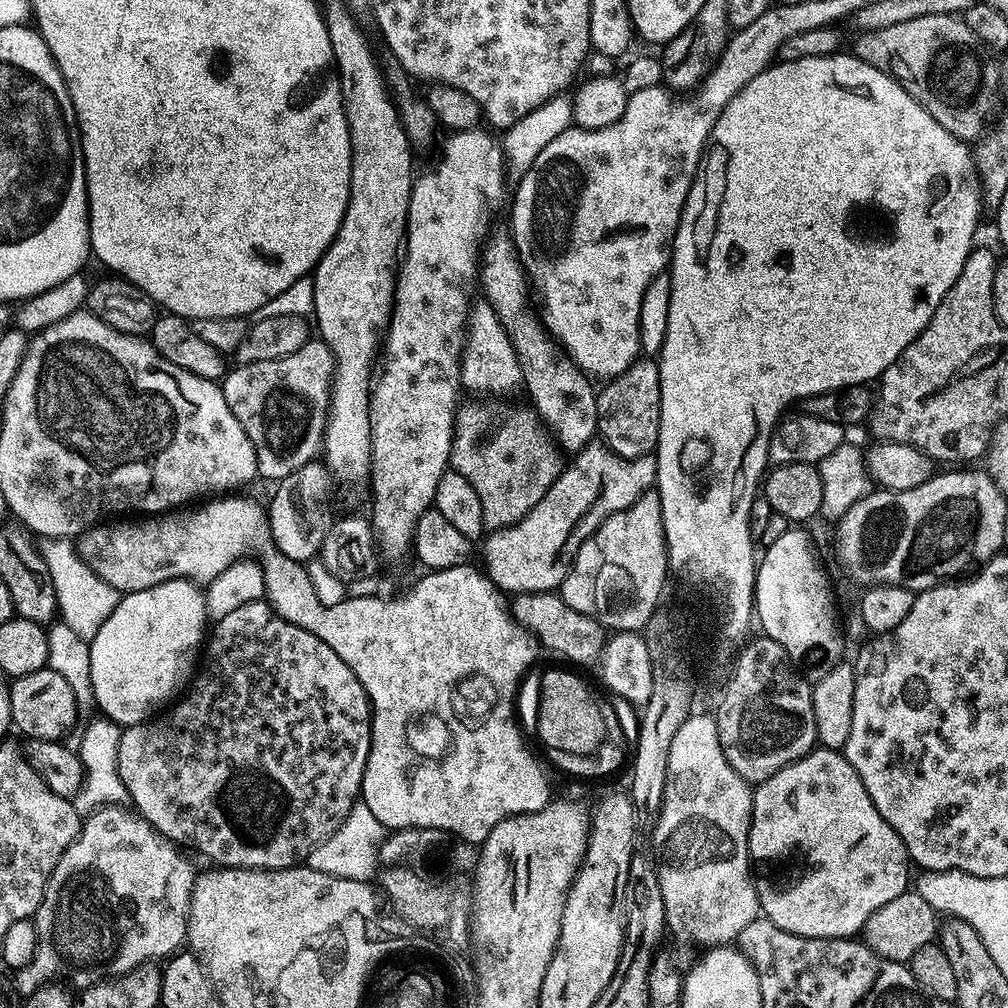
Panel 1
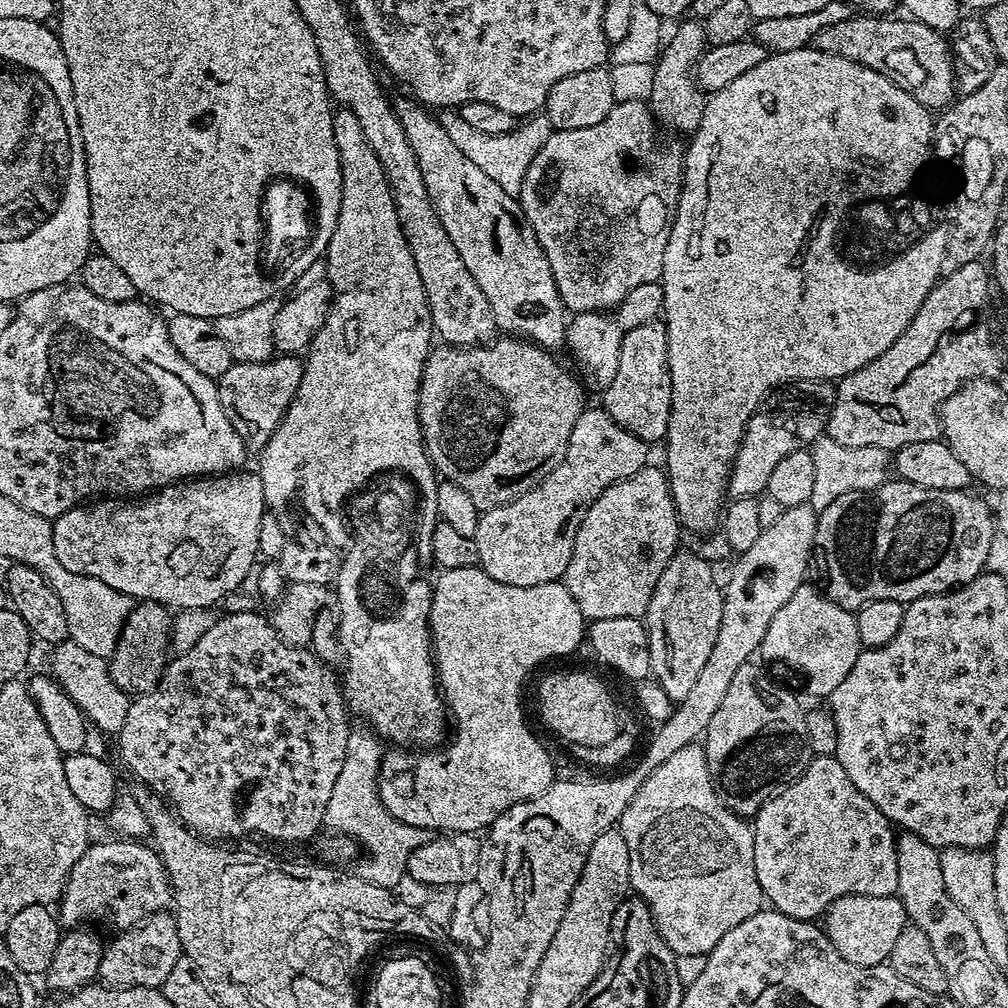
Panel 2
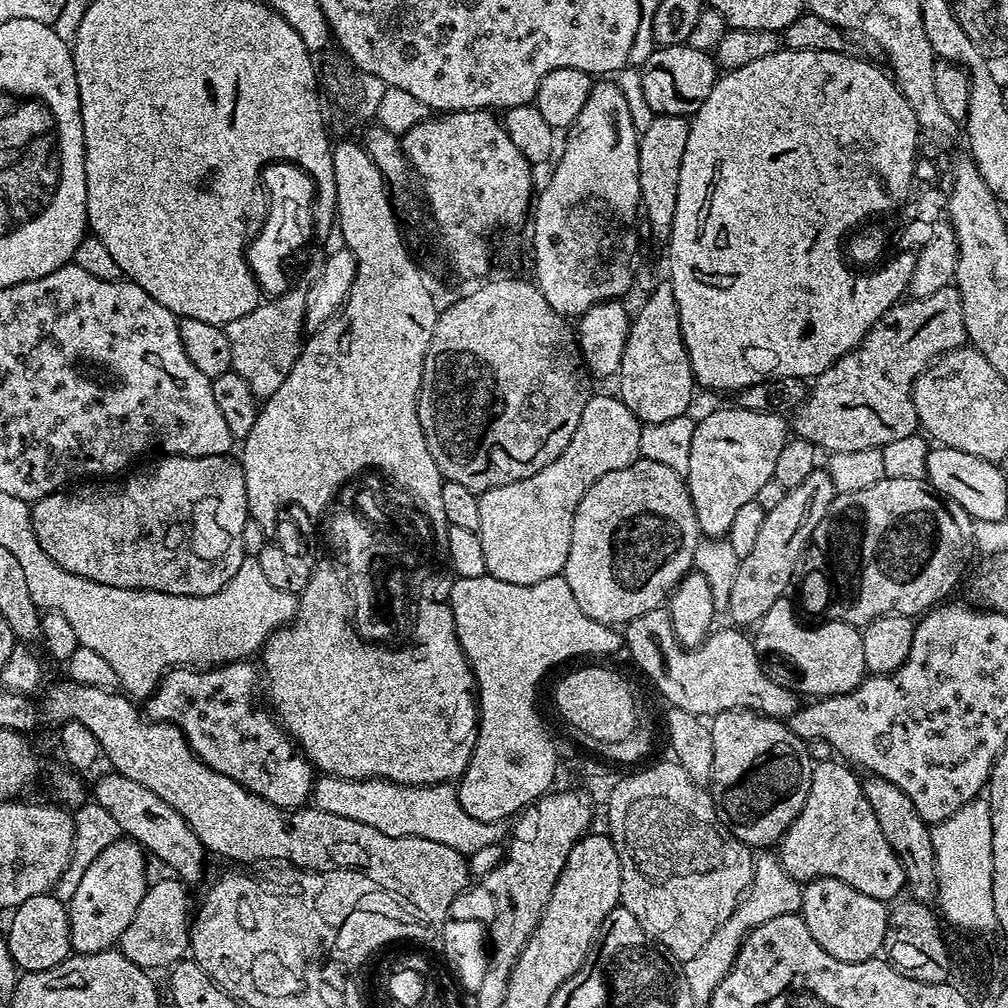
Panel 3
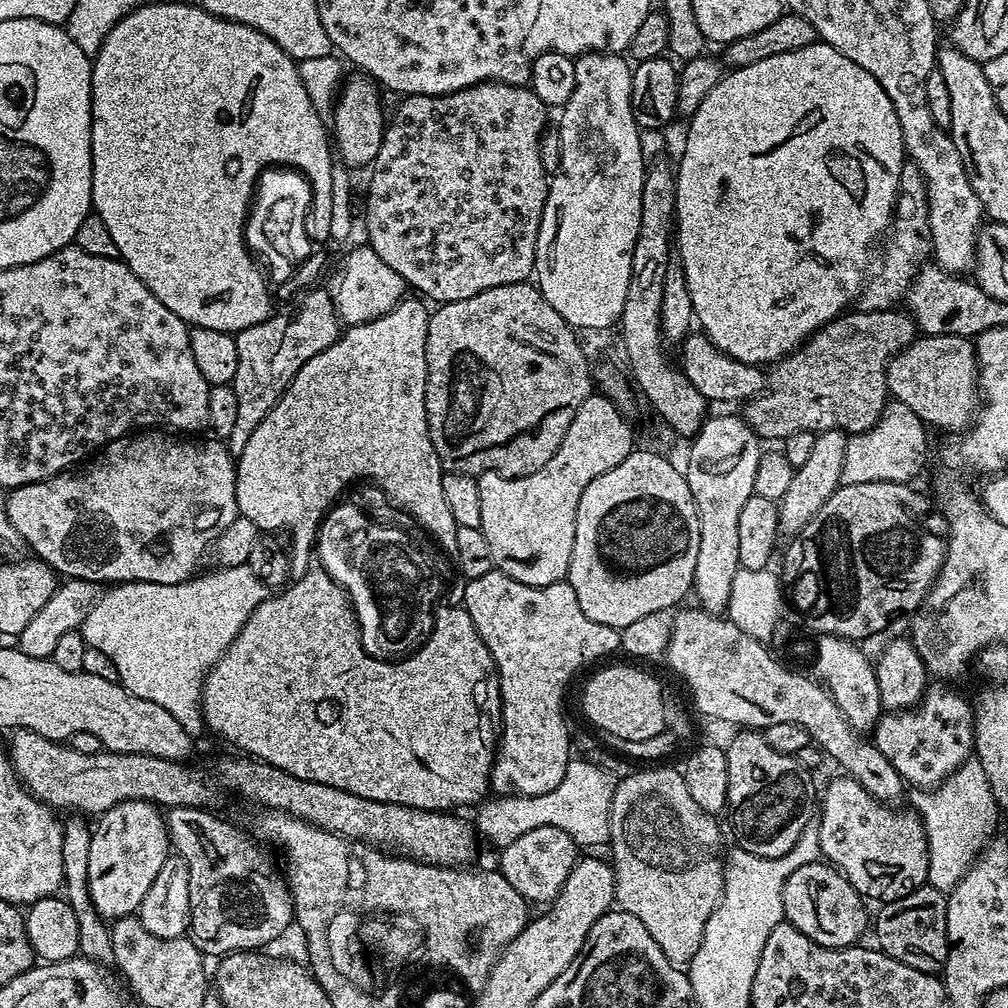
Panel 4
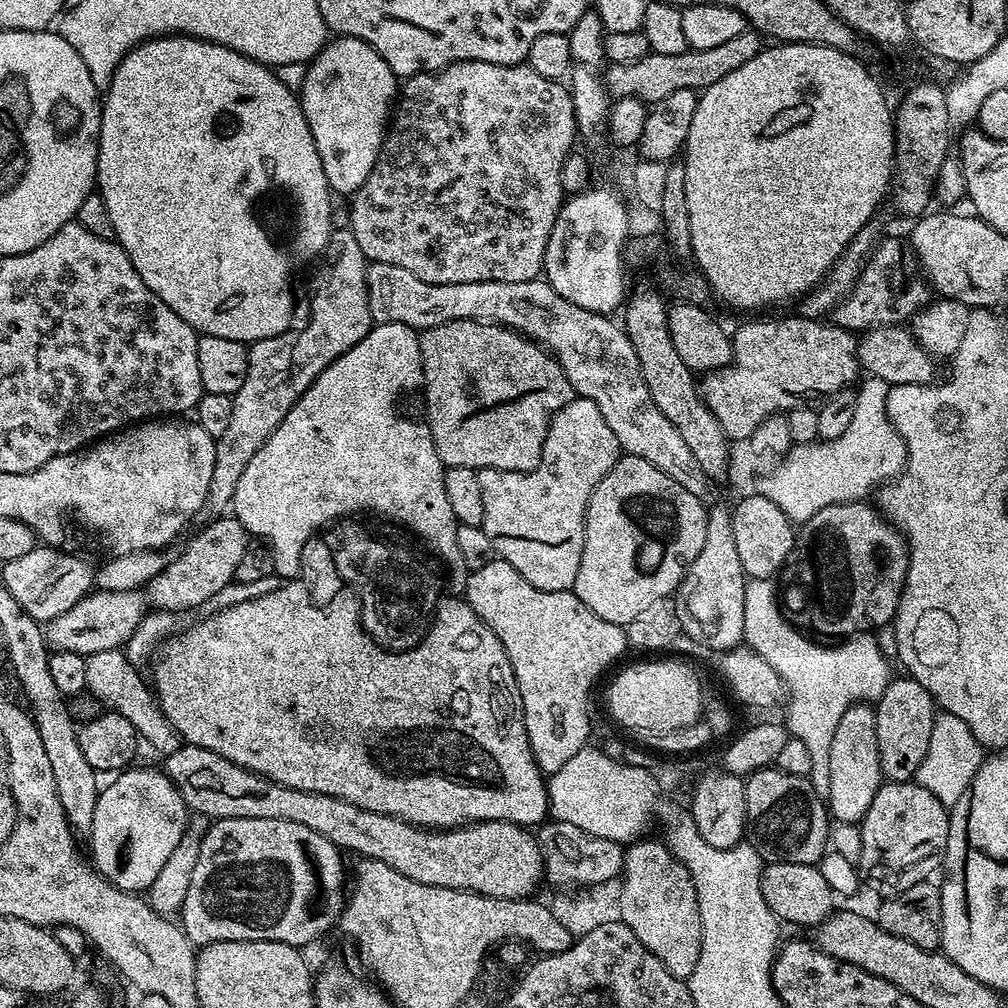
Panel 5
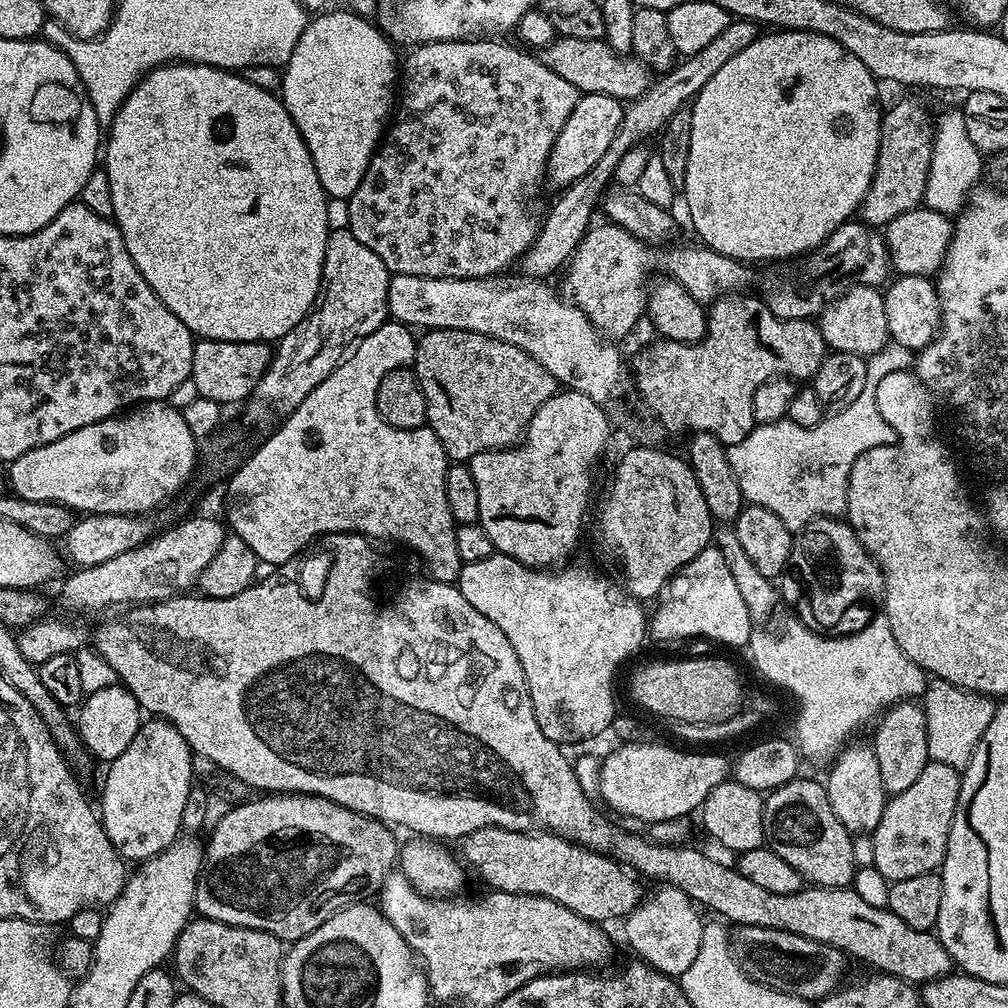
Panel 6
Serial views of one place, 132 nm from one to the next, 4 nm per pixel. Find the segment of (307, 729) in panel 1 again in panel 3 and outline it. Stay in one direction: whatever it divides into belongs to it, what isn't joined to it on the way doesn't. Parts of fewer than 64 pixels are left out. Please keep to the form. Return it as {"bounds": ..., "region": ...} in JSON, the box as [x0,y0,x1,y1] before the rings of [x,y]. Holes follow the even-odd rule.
{"bounds":[146,659,314,808],"region":[[[247,659],[225,662],[219,666],[177,666],[164,673],[156,691],[147,697],[146,715],[149,720],[164,720],[178,726],[196,751],[196,757],[218,774],[234,778],[246,790],[266,798],[279,808],[303,808],[309,803],[314,787],[312,763],[304,757],[295,740],[284,731],[279,720],[267,707],[256,705],[256,683],[262,676]]]}

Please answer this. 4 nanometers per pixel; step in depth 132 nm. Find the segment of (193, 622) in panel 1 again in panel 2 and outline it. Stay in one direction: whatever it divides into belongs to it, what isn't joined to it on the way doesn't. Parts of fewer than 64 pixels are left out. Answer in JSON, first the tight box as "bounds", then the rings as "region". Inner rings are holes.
{"bounds":[110,602,170,694],"region":[[[140,602],[133,607],[124,630],[120,634],[115,652],[110,657],[110,667],[114,682],[123,692],[139,694],[155,688],[164,673],[166,657],[170,648],[170,615],[163,604]]]}

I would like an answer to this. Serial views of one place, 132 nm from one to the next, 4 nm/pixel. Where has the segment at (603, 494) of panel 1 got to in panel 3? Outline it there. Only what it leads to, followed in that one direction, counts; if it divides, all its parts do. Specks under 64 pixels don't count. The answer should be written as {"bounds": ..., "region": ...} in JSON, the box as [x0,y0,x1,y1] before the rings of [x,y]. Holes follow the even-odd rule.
{"bounds":[479,394,641,584],"region":[[[593,394],[578,418],[578,430],[574,438],[538,474],[498,486],[494,490],[479,493],[482,522],[480,537],[486,554],[487,575],[502,582],[533,584],[563,573],[566,558],[570,554],[570,534],[574,530],[574,514],[578,502],[610,470],[622,470],[641,459],[639,418],[615,395]]]}

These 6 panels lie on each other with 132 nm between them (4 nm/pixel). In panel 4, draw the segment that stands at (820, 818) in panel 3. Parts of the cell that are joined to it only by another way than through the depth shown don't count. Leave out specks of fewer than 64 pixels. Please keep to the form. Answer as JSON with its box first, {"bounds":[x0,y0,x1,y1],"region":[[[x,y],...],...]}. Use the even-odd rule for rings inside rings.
{"bounds":[818,774,928,902],"region":[[[840,774],[835,779],[829,781],[828,784],[823,785],[822,792],[824,797],[819,797],[818,813],[821,818],[821,830],[819,837],[821,838],[821,857],[827,863],[831,864],[833,868],[839,868],[844,876],[854,886],[854,890],[858,890],[861,896],[867,898],[869,901],[887,902],[890,900],[897,900],[906,894],[910,894],[915,888],[925,887],[928,879],[928,839],[924,833],[924,823],[920,821],[919,815],[915,811],[907,810],[908,812],[895,812],[895,807],[889,806],[883,800],[875,800],[868,791],[863,788],[856,780],[847,774]]]}

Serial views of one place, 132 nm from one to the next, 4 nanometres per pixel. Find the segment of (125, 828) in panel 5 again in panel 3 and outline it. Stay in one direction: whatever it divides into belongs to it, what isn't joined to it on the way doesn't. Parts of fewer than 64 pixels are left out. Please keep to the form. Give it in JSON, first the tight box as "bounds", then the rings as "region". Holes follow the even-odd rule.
{"bounds":[66,838,150,955],"region":[[[121,838],[107,846],[91,863],[73,900],[66,904],[73,953],[90,955],[119,945],[122,934],[126,926],[130,926],[130,918],[134,918],[150,883],[144,856],[146,857],[145,849],[135,840]]]}

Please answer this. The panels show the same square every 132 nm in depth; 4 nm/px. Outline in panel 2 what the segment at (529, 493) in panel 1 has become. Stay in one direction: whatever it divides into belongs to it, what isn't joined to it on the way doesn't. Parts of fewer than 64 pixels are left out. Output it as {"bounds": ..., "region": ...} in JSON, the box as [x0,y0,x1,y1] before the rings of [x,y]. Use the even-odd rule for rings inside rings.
{"bounds":[420,334,586,510],"region":[[[511,334],[501,335],[491,342],[485,342],[479,346],[453,346],[441,343],[433,347],[428,354],[428,361],[424,364],[424,373],[420,383],[420,429],[424,432],[424,447],[428,449],[428,457],[432,459],[432,466],[443,479],[454,482],[470,494],[474,506],[482,510],[497,508],[514,498],[518,498],[524,492],[530,491],[538,481],[544,480],[562,462],[566,454],[566,446],[570,442],[570,430],[574,430],[574,422],[584,412],[586,407],[586,389],[579,379],[571,376],[547,348],[539,347],[531,340],[517,338]]]}

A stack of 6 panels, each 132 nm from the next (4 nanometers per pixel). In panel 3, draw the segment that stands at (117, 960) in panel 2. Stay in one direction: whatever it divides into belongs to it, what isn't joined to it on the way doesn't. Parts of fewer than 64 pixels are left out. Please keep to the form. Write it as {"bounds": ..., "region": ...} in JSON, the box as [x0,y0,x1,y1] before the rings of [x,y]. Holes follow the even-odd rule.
{"bounds":[118,878,190,970],"region":[[[171,878],[172,880],[160,880],[149,883],[146,894],[138,906],[138,911],[134,913],[134,918],[130,918],[130,926],[122,934],[118,948],[124,953],[126,958],[137,964],[138,967],[147,970],[154,968],[171,969],[172,965],[180,963],[185,959],[190,948],[190,908],[188,912],[188,892],[183,880]]]}

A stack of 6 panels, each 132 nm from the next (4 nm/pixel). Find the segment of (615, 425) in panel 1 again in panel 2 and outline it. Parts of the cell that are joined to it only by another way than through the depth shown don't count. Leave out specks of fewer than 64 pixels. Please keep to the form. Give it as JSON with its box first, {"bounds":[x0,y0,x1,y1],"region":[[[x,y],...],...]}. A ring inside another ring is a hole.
{"bounds":[602,318,672,442],"region":[[[655,318],[636,326],[622,338],[618,372],[602,393],[602,407],[630,434],[646,442],[663,441],[672,417],[672,379],[668,365],[668,326]]]}

